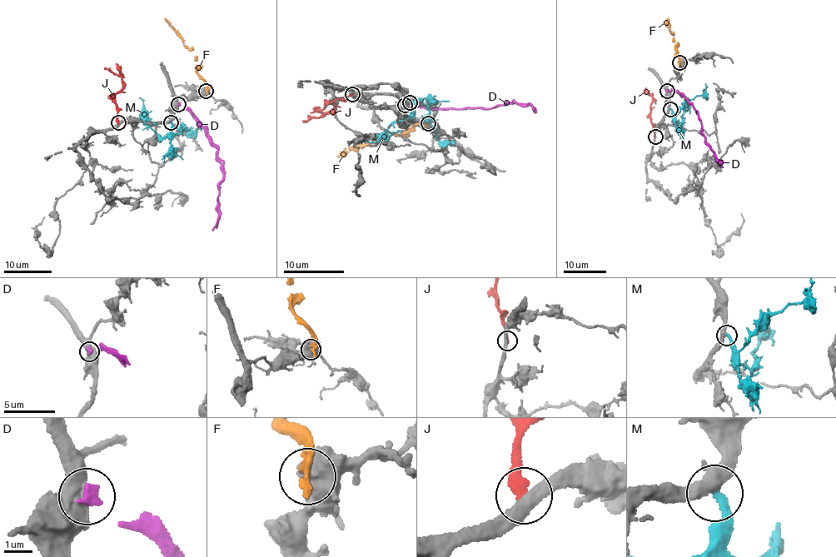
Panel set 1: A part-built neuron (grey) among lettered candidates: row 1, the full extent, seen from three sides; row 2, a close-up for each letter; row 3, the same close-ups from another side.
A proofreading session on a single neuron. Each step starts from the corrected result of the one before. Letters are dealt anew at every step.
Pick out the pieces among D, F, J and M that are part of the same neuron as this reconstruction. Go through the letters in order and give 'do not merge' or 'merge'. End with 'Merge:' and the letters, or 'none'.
D: do not merge
F: do not merge
J: do not merge
M: merge
Merge: M

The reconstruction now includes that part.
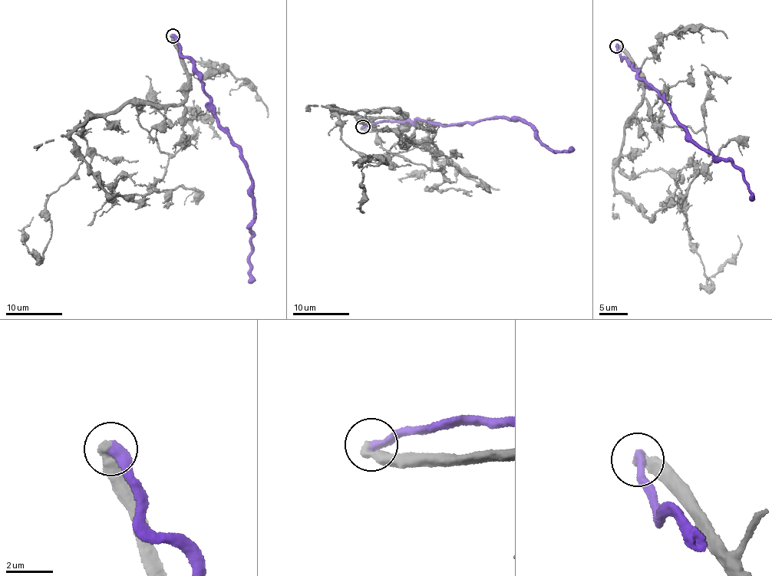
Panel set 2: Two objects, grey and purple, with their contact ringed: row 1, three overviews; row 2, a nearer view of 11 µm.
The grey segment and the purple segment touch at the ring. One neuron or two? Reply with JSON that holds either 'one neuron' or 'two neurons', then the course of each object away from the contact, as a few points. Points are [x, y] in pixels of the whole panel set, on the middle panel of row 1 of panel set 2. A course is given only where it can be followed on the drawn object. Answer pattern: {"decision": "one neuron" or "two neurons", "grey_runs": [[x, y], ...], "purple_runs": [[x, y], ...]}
{"decision": "one neuron", "grey_runs": [[363, 127], [408, 126], [336, 113], [341, 139], [364, 159], [356, 162], [384, 162], [361, 172], [362, 211]], "purple_runs": [[363, 127], [408, 118], [443, 125], [500, 115], [532, 128], [538, 141], [553, 149], [573, 150]]}

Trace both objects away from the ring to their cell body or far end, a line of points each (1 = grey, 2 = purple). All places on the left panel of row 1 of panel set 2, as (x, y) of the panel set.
1: (173, 35), (185, 99), (96, 113), (84, 160), (48, 198), (37, 257), (23, 241), (33, 217)
2: (173, 35), (180, 50), (192, 62), (215, 117), (238, 148), (247, 171), (255, 213), (249, 227), (251, 284)

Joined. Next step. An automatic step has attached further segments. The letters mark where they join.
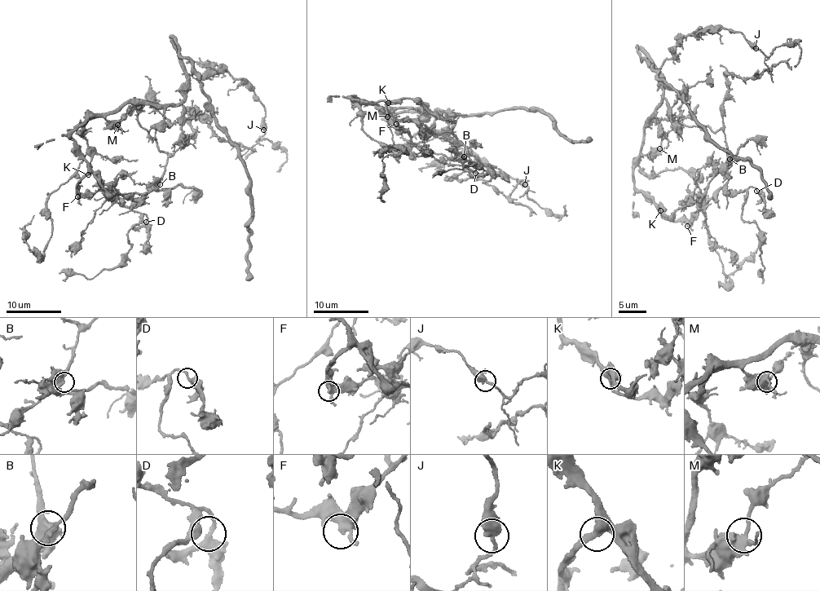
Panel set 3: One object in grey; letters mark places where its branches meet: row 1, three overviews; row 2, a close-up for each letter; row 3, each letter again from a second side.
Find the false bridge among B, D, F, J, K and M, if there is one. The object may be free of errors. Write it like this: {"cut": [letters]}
{"cut": []}

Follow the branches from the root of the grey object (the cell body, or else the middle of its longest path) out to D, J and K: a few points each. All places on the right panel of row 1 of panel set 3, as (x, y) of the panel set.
D: (649, 122), (632, 174), (666, 218), (689, 220), (722, 187), (756, 191)
J: (649, 122), (662, 98), (662, 65), (686, 35), (729, 28), (755, 47)
K: (649, 122), (642, 128), (641, 150), (637, 156), (632, 174), (635, 187), (650, 197), (660, 210)

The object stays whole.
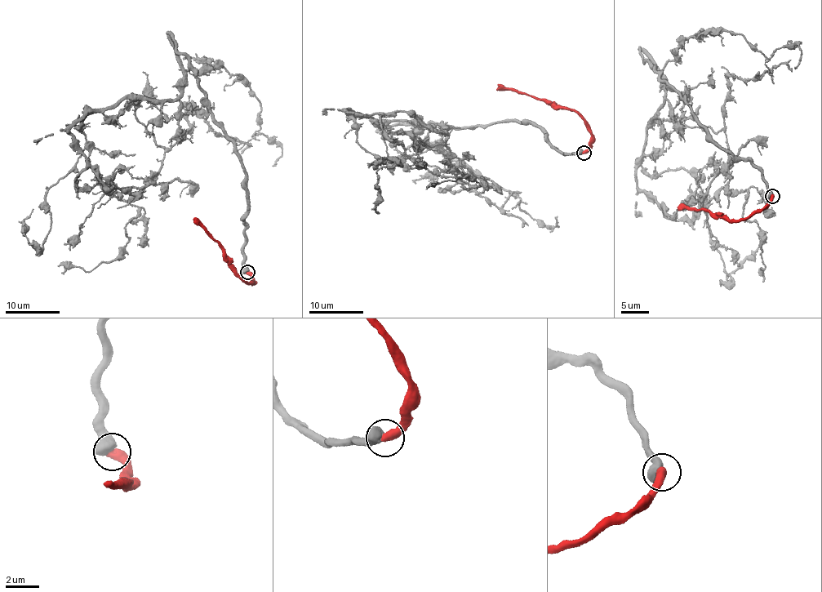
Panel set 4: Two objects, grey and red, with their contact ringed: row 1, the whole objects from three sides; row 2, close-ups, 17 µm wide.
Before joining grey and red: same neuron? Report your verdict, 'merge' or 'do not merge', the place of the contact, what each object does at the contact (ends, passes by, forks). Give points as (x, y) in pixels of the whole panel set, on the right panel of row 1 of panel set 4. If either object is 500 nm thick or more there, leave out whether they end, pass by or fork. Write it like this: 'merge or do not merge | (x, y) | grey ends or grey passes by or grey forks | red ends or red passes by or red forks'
merge | (772, 196)

